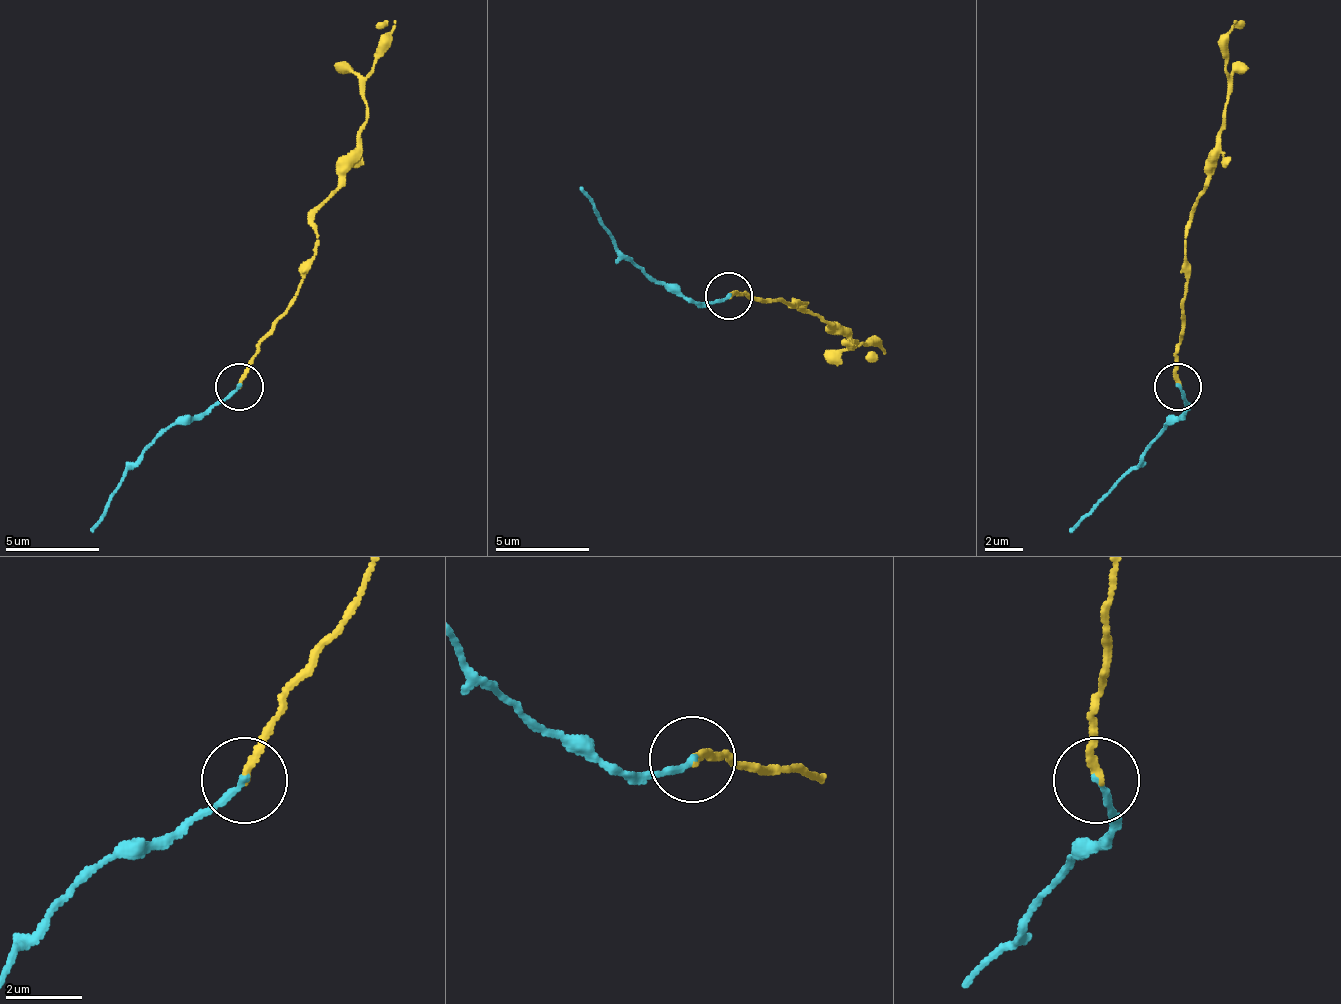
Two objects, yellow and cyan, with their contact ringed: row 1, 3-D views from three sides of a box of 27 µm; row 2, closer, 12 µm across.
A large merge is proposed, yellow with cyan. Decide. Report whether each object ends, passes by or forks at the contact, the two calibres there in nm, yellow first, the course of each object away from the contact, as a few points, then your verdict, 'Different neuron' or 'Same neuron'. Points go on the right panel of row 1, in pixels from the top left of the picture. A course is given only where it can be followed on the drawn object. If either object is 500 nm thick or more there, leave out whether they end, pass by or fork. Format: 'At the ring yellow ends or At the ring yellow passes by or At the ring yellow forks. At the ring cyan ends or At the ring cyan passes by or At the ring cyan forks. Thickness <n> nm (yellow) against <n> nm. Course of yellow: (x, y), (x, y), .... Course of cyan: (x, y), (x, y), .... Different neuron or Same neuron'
At the ring yellow ends. At the ring cyan ends. Thickness 190 nm (yellow) against 180 nm. Course of yellow: (1179, 387), (1184, 246), (1188, 213), (1207, 184), (1207, 161), (1226, 118), (1226, 33), (1245, 24). Course of cyan: (1179, 387), (1184, 411), (1071, 534). Same neuron

